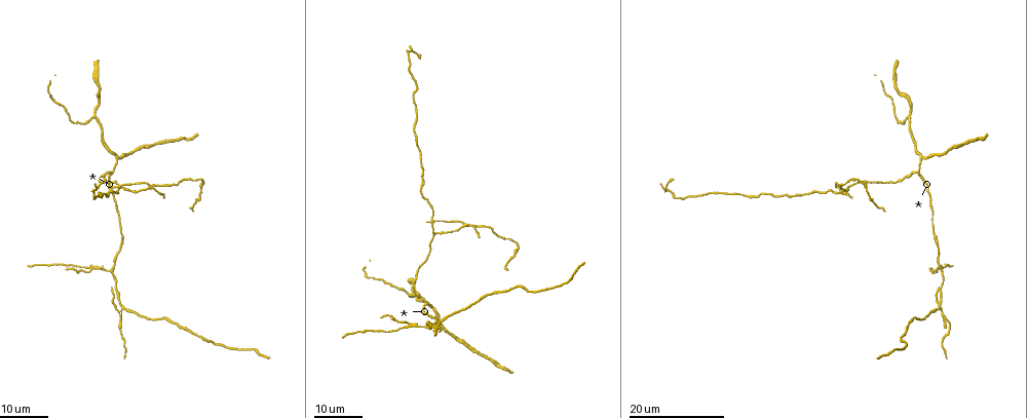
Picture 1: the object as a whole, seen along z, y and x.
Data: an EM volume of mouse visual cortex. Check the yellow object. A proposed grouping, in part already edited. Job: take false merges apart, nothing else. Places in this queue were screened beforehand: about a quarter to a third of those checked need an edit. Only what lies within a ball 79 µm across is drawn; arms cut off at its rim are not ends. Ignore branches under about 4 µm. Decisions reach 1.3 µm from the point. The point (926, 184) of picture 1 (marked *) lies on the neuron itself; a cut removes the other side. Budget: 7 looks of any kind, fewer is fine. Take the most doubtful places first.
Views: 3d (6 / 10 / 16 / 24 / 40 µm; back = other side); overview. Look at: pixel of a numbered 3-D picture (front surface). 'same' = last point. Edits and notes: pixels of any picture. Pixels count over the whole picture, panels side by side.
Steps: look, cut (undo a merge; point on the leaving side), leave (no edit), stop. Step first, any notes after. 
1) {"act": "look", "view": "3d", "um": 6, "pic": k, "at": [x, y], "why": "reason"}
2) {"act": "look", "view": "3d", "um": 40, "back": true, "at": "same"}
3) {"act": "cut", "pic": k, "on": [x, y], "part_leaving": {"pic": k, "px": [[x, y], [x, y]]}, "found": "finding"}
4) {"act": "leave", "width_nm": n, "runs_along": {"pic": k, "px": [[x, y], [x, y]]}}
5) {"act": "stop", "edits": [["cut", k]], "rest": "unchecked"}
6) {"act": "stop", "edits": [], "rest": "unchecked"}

{"act": "look", "view": "3d", "um": 24, "pic": 1, "at": [463, 224], "why": "four or more arms meet"}

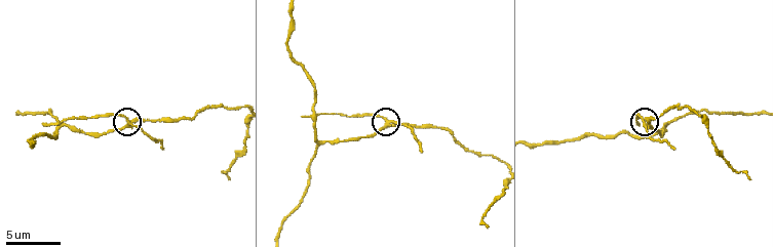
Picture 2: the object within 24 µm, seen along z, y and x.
{"act": "look", "view": "3d", "um": 10, "pic": 2, "at": [386, 119]}

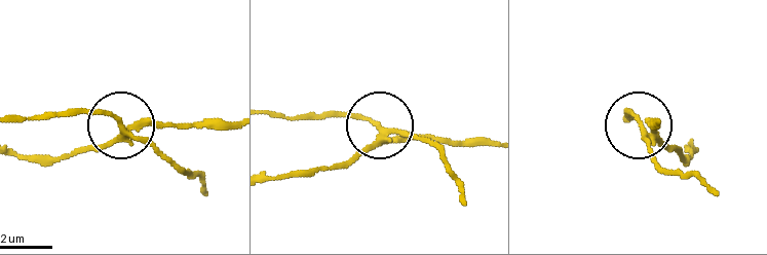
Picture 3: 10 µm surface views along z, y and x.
{"act": "cut", "pic": 3, "on": [98, 112], "part_leaving": {"pic": 3, "px": [[119, 138], [113, 120], [100, 113], [13, 120]]}, "found": "a second neuron is stuck on"}

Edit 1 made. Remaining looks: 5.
{"act": "look", "view": "overview"}

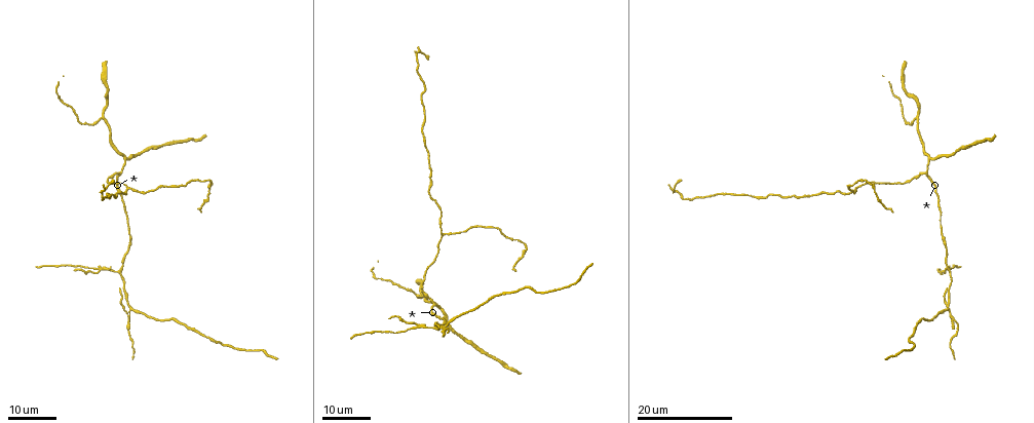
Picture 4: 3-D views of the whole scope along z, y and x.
{"act": "look", "view": "3d", "um": 24, "pic": 4, "at": [950, 317], "why": "a fork"}

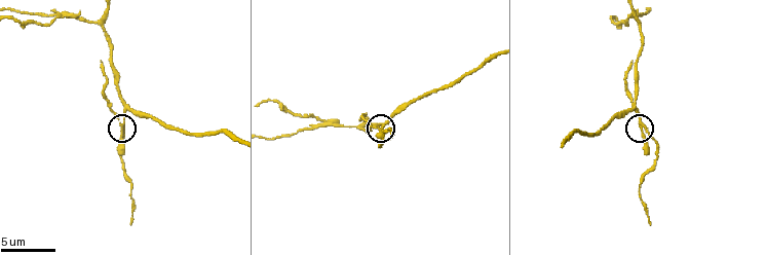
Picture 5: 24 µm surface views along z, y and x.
{"act": "look", "view": "3d", "um": 6, "pic": 5, "at": [382, 127], "why": "zoom in"}

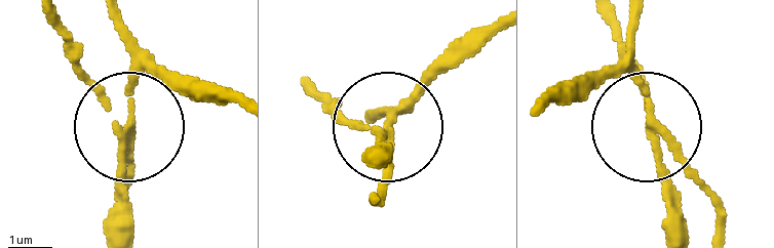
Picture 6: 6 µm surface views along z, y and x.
{"act": "cut", "pic": 6, "on": [125, 193], "side_arm_um": 7, "part_leaving": {"pic": 6, "px": [[124, 126], [77, 64], [62, 19]]}, "found": "a second neuron is stuck on"}

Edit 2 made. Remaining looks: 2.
{"act": "stop", "edits": [["cut", 3], ["cut", 6]], "rest": "unchecked"}

